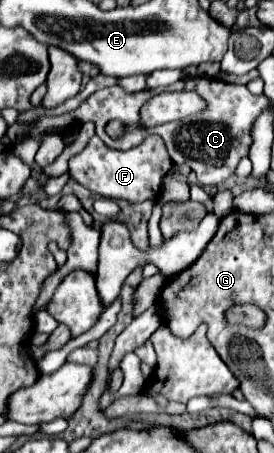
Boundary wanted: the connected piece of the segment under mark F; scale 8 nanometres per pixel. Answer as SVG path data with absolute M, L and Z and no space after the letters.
M152 134L146 136L146 140L140 146L130 148L126 152L110 150L98 136L92 136L88 146L80 154L70 158L70 174L76 182L100 196L120 198L128 202L144 202L156 198L160 194L162 180L170 172L170 168L172 160L166 152L162 138Z

